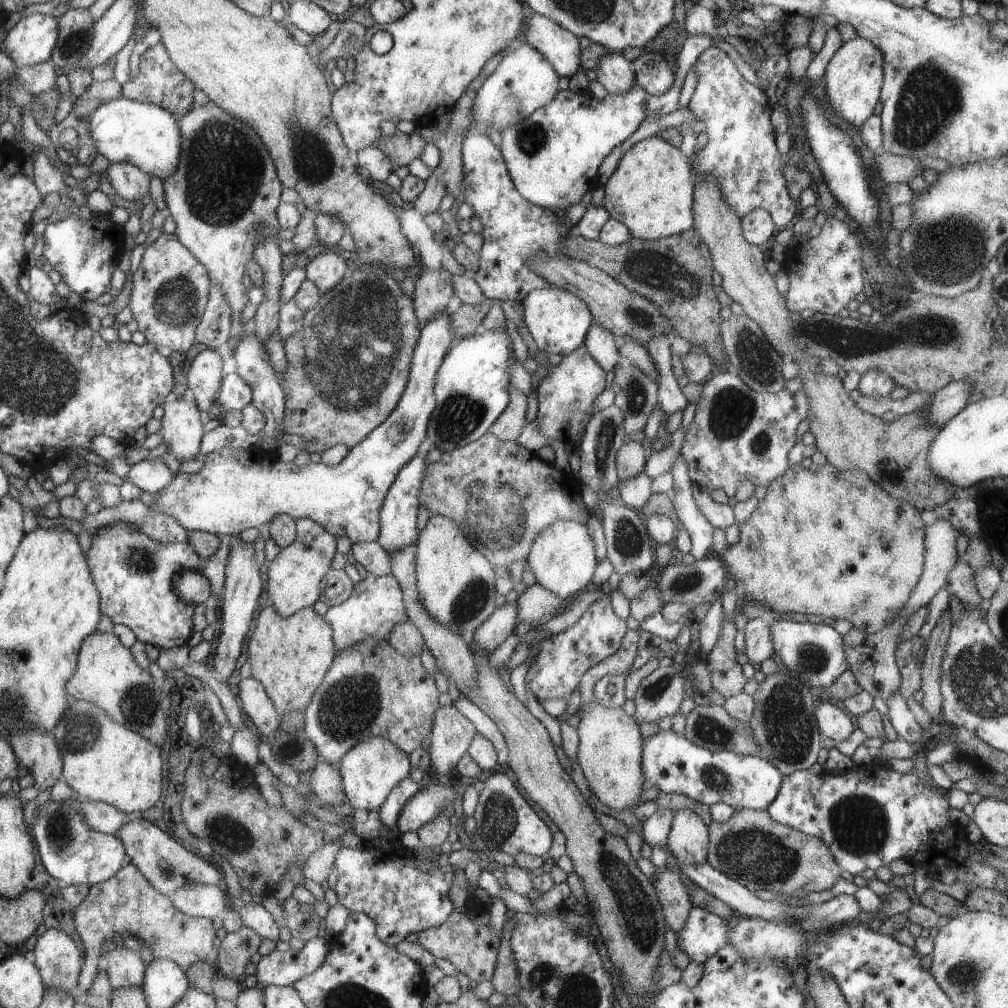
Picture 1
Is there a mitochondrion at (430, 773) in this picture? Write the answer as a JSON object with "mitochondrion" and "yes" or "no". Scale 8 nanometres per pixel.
{"mitochondrion":"no"}

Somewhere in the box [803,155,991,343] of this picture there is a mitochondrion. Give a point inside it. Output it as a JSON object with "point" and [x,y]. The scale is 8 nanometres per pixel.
{"point":[951,250]}

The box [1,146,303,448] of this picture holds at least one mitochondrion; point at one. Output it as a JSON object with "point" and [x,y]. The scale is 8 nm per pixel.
{"point":[175,304]}

